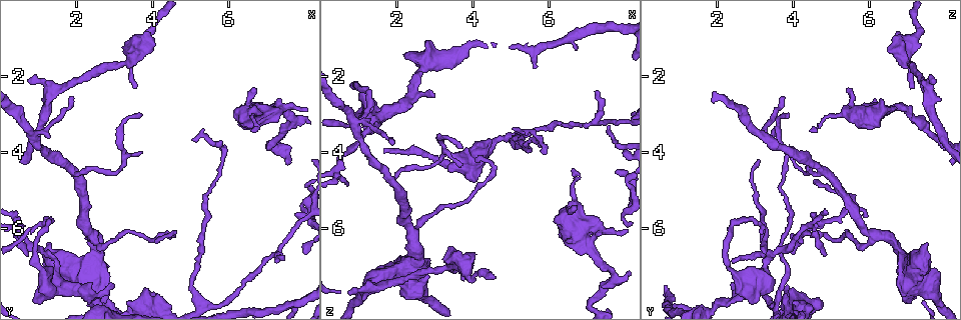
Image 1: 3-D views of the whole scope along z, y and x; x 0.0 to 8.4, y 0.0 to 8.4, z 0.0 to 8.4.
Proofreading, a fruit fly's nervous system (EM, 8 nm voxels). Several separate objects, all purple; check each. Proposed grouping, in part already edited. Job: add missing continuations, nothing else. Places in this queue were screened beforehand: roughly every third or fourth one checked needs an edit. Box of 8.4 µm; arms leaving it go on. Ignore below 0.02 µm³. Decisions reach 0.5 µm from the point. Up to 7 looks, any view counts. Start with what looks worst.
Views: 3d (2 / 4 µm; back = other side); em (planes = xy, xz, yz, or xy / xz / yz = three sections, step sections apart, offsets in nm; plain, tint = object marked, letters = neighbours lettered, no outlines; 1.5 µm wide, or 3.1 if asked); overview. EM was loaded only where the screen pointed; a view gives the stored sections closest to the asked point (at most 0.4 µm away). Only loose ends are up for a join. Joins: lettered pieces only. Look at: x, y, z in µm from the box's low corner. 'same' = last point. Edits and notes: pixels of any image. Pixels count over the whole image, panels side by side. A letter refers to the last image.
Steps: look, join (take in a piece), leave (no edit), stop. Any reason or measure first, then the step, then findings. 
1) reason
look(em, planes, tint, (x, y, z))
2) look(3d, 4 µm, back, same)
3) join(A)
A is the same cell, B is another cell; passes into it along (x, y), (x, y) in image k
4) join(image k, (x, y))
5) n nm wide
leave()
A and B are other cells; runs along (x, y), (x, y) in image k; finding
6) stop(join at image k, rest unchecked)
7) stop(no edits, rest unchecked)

thin end
look(3d, 2 µm, back, (0.70, 2.15, 7.70))

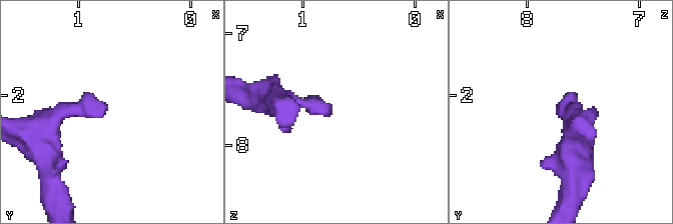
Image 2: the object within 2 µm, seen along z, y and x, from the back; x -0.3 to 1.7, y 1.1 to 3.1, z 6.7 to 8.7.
now the EM
look(em, planes, letters, (0.72, 2.08, 7.70))

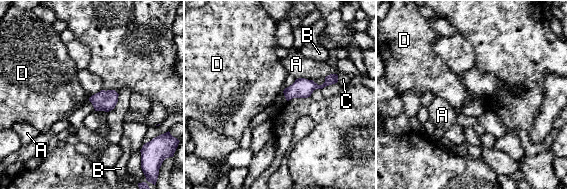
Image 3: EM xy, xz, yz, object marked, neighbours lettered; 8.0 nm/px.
140 nm wide
leave()
A, B, C and D are other cells; no lettered piece goes on from it

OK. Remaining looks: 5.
an open end
look(3d, 4 µm, (3.75, 2.95, 3.80))

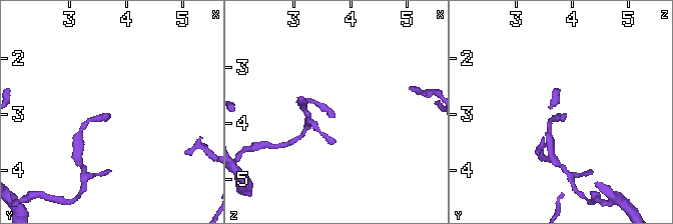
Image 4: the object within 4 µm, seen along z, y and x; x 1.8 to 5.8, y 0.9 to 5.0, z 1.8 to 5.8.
look(em, planes, letters, (3.70, 2.95, 3.85))

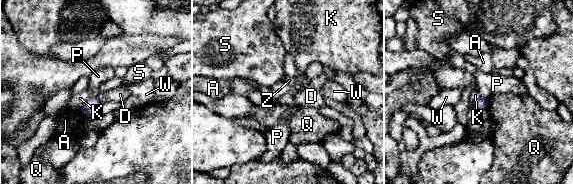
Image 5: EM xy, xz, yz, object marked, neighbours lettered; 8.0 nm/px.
leave()
A, D, K, P, Q, S, W and Z are other cells; border along (100, 101), (89, 98), (80, 110) in image 5; none of them fits

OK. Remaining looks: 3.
thin end
look(3d, 2 µm, (6.70, 2.30, 5.40))

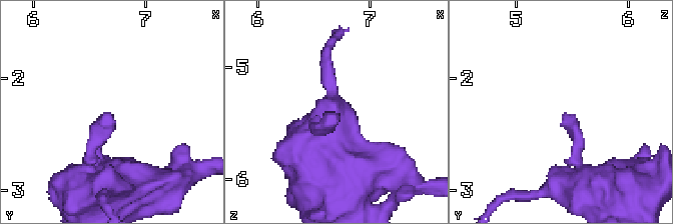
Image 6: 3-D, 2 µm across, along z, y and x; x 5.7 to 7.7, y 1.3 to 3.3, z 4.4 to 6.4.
look(em, yz, step 4, letters, (6.68, 2.32, 5.44))

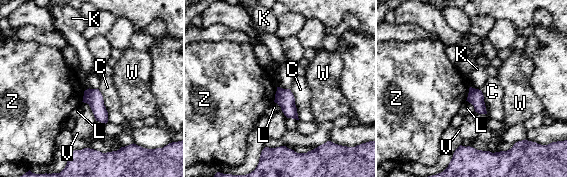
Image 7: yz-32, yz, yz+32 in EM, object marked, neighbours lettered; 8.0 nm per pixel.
leave()
C, K, L, V, W and Z are other cells; none of them fits

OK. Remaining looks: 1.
stop(no edits, rest unchecked)

